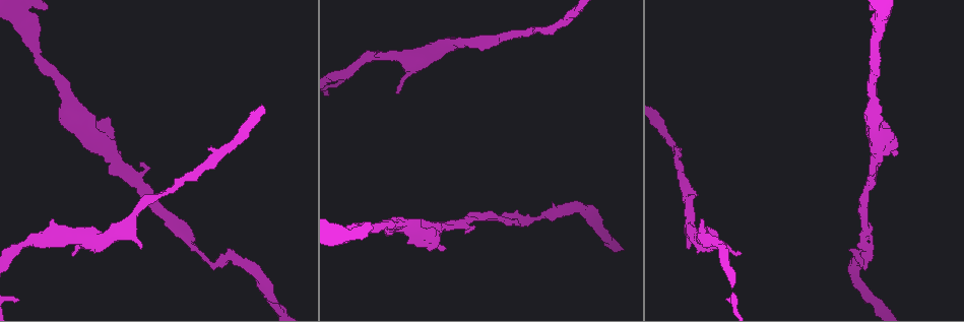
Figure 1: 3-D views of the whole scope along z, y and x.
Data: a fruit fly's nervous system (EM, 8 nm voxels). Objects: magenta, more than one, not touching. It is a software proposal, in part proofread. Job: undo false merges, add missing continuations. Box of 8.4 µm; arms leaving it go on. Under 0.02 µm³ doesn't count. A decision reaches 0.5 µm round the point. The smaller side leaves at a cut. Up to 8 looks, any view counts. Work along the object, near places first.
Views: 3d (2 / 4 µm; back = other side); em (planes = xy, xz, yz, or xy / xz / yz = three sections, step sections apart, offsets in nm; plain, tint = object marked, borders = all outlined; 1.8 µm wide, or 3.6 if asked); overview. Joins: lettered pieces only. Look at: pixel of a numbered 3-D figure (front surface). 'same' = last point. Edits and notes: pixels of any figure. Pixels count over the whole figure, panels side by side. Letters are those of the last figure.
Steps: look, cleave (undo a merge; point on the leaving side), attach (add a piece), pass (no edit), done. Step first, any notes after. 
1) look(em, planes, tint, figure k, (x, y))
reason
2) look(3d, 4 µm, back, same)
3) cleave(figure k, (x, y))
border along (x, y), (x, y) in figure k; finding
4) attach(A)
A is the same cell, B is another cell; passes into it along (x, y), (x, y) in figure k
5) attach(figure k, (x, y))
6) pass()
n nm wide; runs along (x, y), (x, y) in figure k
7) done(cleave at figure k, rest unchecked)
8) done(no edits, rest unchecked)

look(em, planes, borders, figure 1, (398, 91))
branch stops here

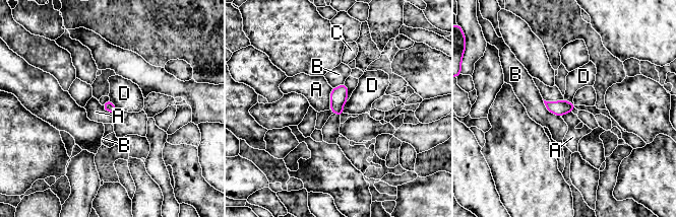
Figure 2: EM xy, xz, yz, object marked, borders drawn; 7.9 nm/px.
pass()
80 nm wide; A, B, C and D are other cells; border along (347, 101), (343, 106), (343, 113) in figure 2; no lettered piece goes on from it

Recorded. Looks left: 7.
look(3d, 4 µm, figure 1, (688, 247))
branch stops here

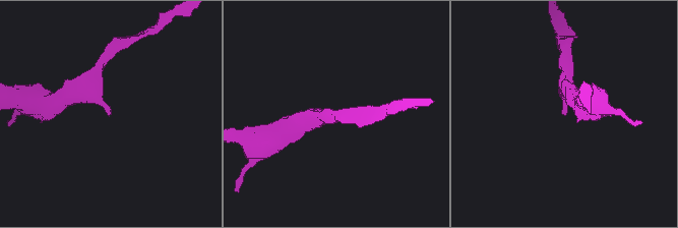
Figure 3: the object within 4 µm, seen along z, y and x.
look(em, xy, step 8, borders, figure 3, (108, 115))

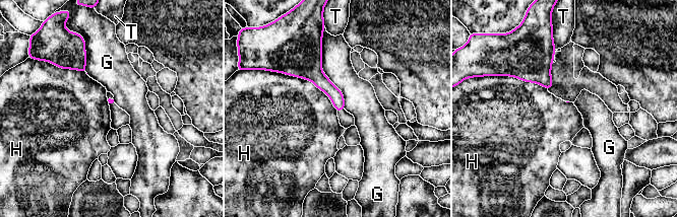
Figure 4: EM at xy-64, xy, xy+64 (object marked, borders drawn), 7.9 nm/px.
look(em, planes, borders, same)

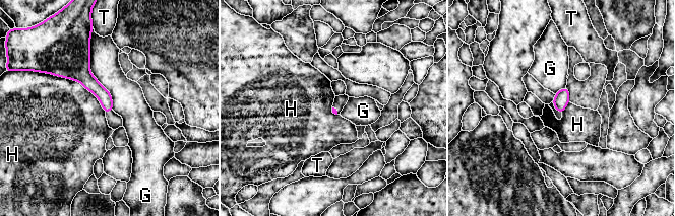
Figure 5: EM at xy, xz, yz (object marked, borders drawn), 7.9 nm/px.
pass()
G, H and T are other cells; none of them fits

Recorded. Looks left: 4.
look(3d, 2 µm, figure 1, (469, 232))
free end

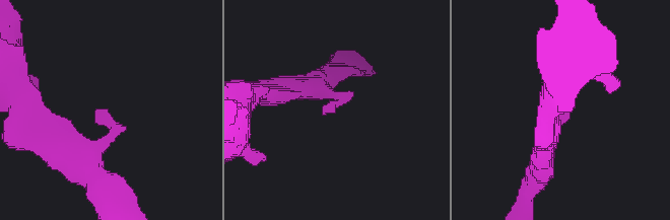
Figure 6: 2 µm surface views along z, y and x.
look(em, planes, borders, figure 6, (334, 110))

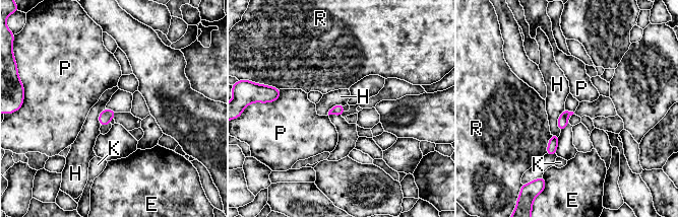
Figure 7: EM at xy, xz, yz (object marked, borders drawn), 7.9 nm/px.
pass()
E, H, K, P and R are other cells; border along (564, 109), (558, 119), (560, 132) in figure 7; no lettered piece goes on from it

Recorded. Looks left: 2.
done(no edits, rest unchecked)

